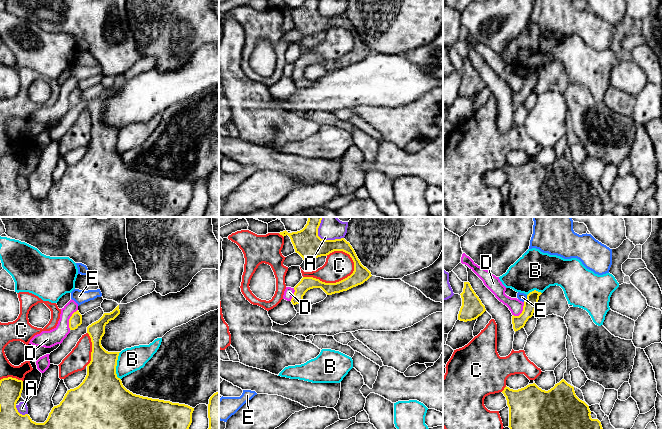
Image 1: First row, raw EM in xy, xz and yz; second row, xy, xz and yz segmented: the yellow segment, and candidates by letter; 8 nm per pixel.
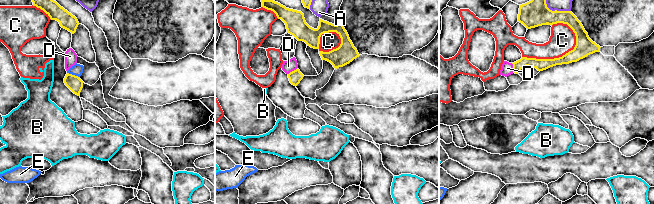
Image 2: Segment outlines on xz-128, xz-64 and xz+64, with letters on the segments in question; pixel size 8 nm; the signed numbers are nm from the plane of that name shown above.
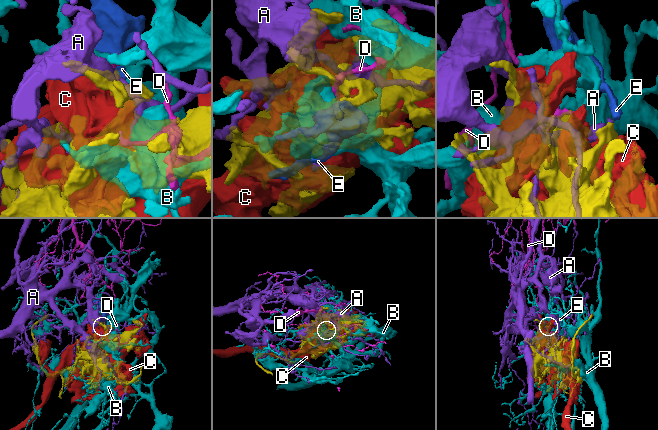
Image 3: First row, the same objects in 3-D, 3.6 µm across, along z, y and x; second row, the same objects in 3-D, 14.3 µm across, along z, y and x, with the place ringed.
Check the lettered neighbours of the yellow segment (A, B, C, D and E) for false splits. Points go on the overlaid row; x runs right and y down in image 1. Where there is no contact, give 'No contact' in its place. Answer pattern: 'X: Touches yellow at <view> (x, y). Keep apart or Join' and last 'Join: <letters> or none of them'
A: Touches yellow at xz (322, 239). Keep apart
B: Touches yellow at xy (116, 365). Keep apart
C: Touches yellow at xz (332, 283). Keep apart
D: Touches yellow at xy (69, 319). Keep apart
E: Touches yellow at yz (527, 298). Keep apart
Join: none of them

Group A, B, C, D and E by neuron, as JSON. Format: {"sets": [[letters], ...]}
{"sets": [["A"], ["B"], ["C"], ["D"], ["E"]]}

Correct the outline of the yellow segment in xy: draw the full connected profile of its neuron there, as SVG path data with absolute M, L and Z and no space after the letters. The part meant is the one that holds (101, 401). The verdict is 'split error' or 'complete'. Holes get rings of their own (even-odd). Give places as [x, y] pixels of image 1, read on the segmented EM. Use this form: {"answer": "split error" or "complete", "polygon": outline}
{"answer": "complete", "polygon": "M118 305L112 312L104 313L98 321L87 327L92 342L87 375L78 387L67 391L60 404L52 408L44 423L36 423L28 414L18 412L16 403L21 397L23 381L12 377L1 379L0 429L189 429L194 408L133 394L117 377L116 366L120 352L106 351L101 340L105 326L119 314Z"}

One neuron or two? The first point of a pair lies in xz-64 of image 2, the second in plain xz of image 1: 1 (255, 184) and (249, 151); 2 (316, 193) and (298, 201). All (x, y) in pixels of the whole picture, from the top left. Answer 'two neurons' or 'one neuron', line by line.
1: two neurons
2: one neuron

